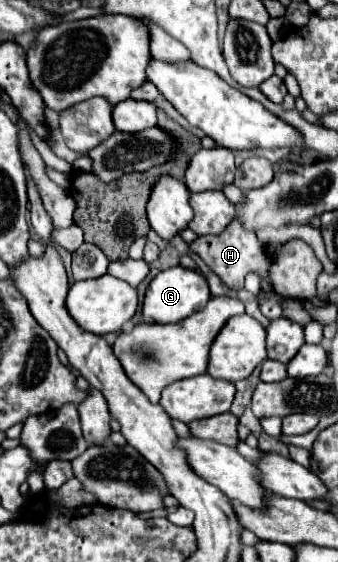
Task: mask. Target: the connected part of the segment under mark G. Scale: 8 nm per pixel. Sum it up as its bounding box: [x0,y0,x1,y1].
[142,265,210,323]

